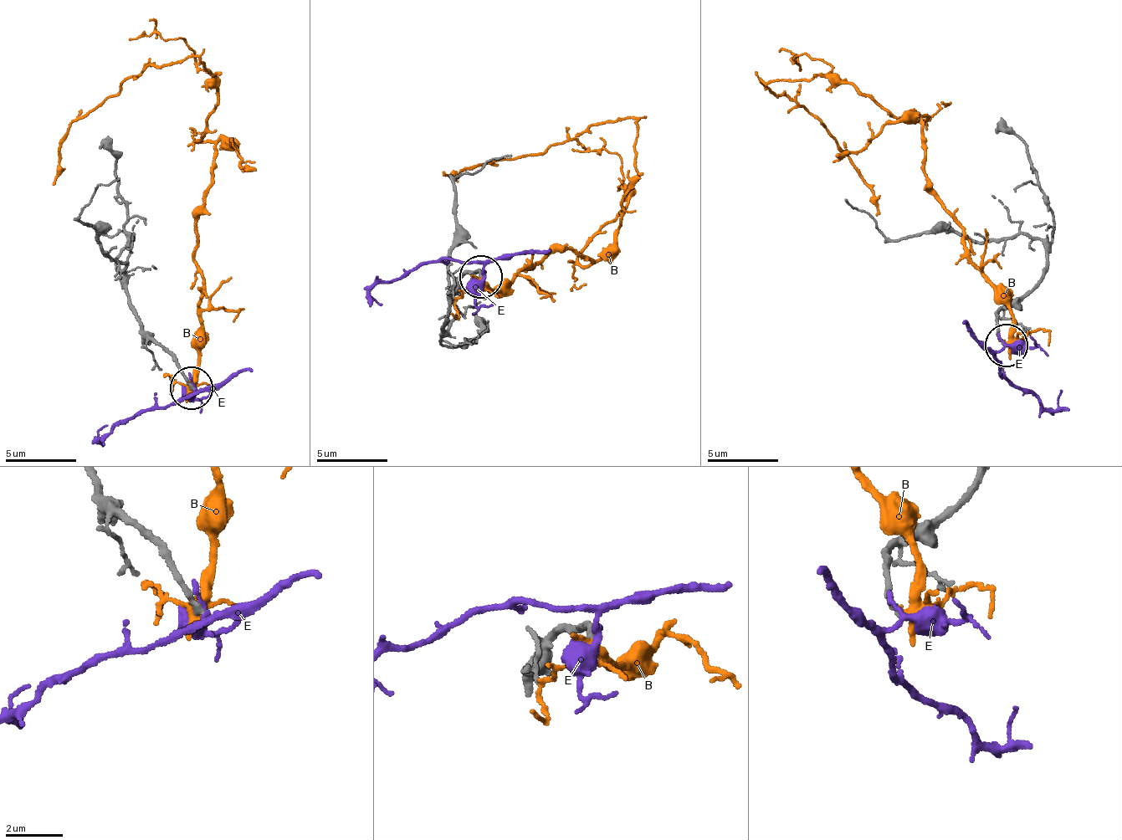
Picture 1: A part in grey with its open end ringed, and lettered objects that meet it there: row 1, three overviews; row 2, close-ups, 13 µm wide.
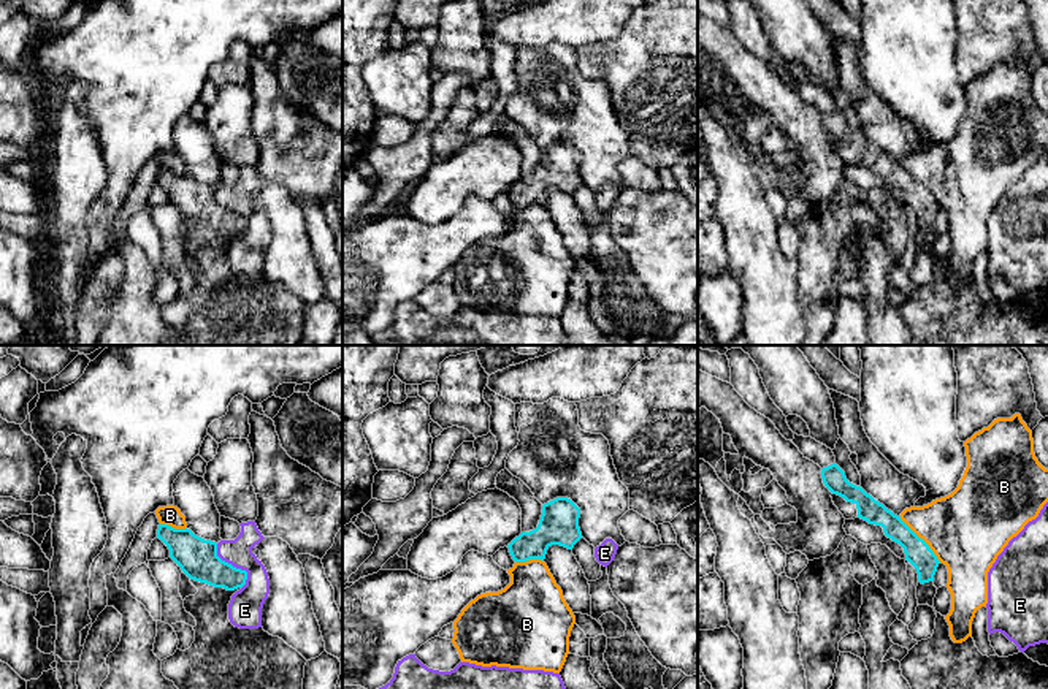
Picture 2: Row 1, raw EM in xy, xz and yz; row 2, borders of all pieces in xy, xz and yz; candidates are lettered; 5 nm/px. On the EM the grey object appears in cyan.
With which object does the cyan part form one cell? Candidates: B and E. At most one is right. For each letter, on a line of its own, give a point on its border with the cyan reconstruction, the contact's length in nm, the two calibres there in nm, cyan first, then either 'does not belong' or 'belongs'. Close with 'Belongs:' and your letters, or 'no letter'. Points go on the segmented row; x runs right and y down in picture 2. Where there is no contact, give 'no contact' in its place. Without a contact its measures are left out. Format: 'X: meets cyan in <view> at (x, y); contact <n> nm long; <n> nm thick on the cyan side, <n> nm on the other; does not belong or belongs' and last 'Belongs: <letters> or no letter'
B: meets cyan in yz at (921, 539); contact 320 nm long; 130 nm thick on the cyan side, 400 nm on the other; does not belong
E: meets cyan in xy at (235, 567); contact 260 nm long; 200 nm thick on the cyan side, 180 nm on the other; does not belong
Belongs: no letter

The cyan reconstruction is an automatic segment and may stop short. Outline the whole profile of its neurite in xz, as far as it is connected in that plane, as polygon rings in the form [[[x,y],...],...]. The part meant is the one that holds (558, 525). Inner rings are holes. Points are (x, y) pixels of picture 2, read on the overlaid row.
[[[557,497],[542,505],[542,515],[536,529],[522,532],[509,545],[515,562],[545,559],[552,545],[572,550],[582,539],[579,527],[580,508],[568,497]]]

